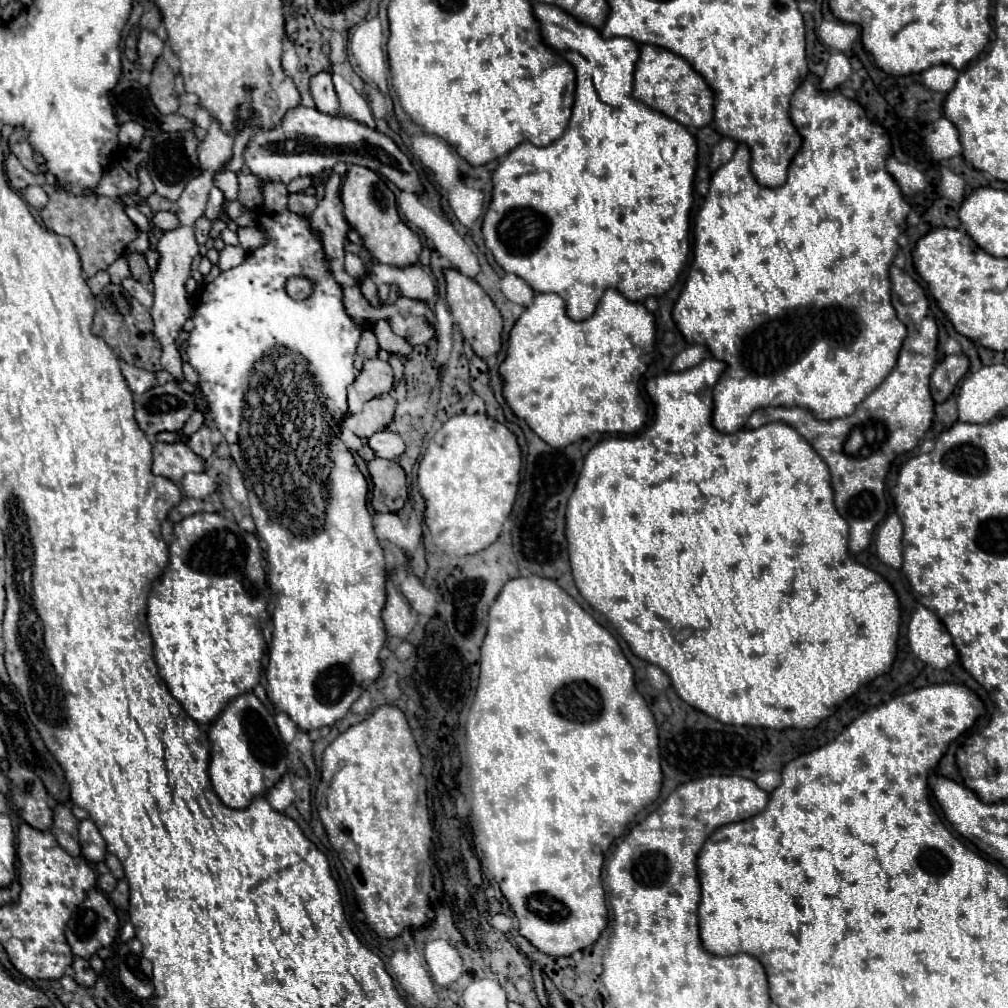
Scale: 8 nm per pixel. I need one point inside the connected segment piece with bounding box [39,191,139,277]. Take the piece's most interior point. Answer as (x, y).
(83, 219)

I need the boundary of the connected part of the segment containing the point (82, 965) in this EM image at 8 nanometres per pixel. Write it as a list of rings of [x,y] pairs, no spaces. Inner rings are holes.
[[[75,957],[73,961],[73,971],[75,971],[75,981],[81,985],[81,987],[93,987],[95,985],[95,971],[91,969],[89,961],[87,959],[81,959],[81,957]]]

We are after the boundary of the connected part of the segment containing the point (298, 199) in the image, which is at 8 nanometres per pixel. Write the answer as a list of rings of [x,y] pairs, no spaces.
[[[295,193],[289,197],[289,209],[309,217],[317,207],[317,199],[313,195],[305,195],[305,193]]]

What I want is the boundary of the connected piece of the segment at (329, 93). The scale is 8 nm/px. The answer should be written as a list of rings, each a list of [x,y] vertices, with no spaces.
[[[317,73],[311,79],[311,95],[315,99],[315,107],[327,115],[339,115],[339,103],[333,89],[333,81],[329,73]]]

